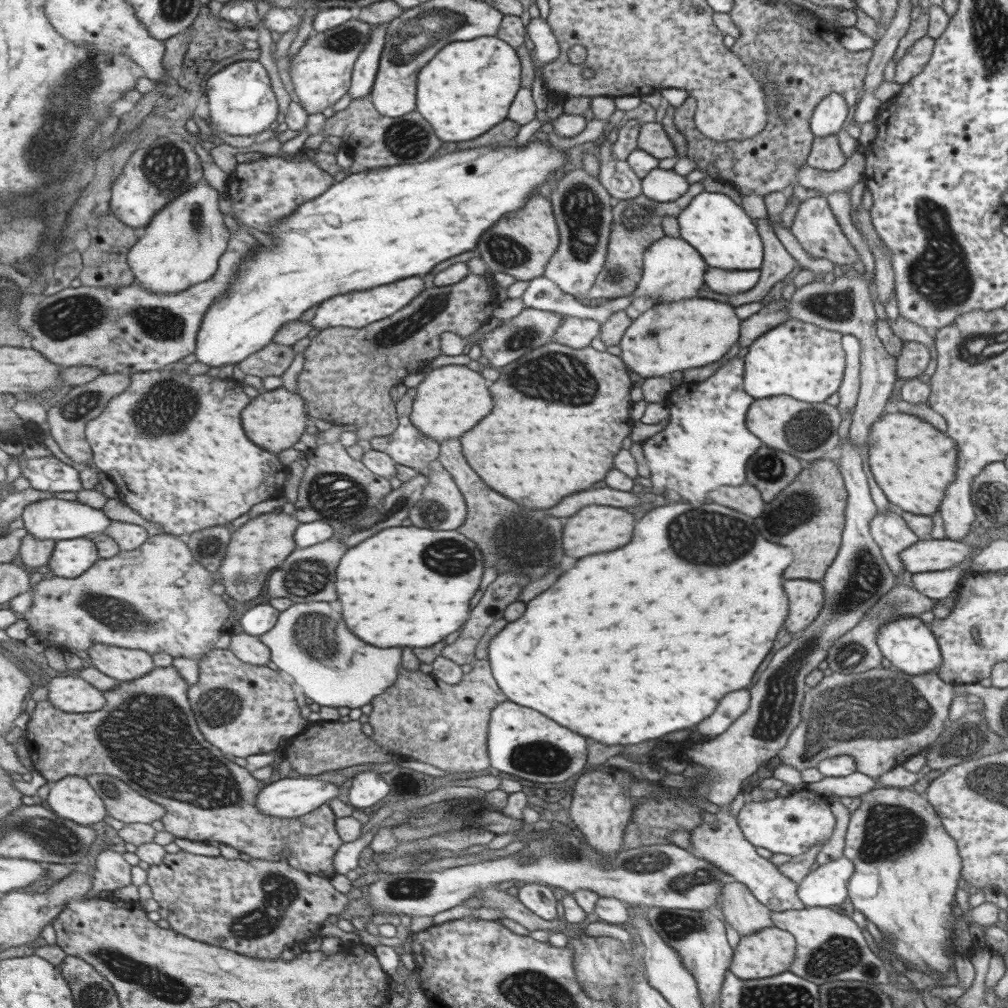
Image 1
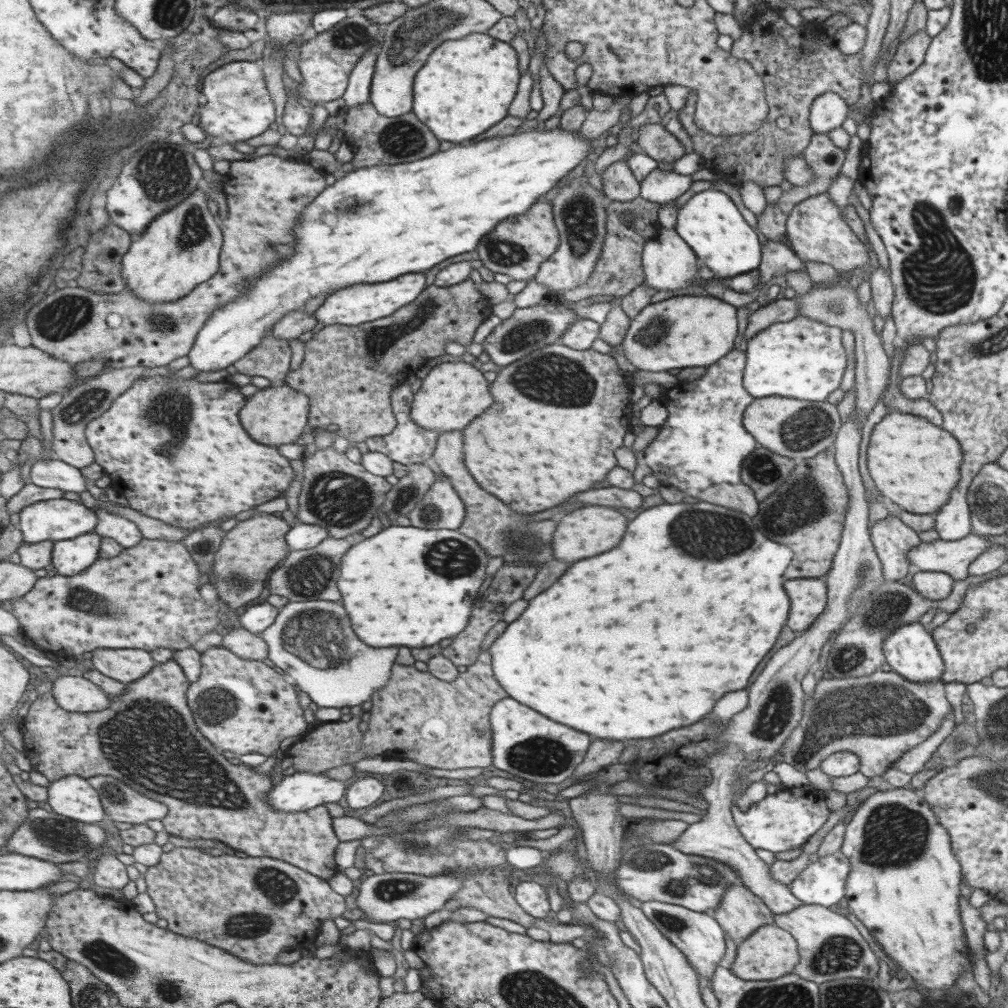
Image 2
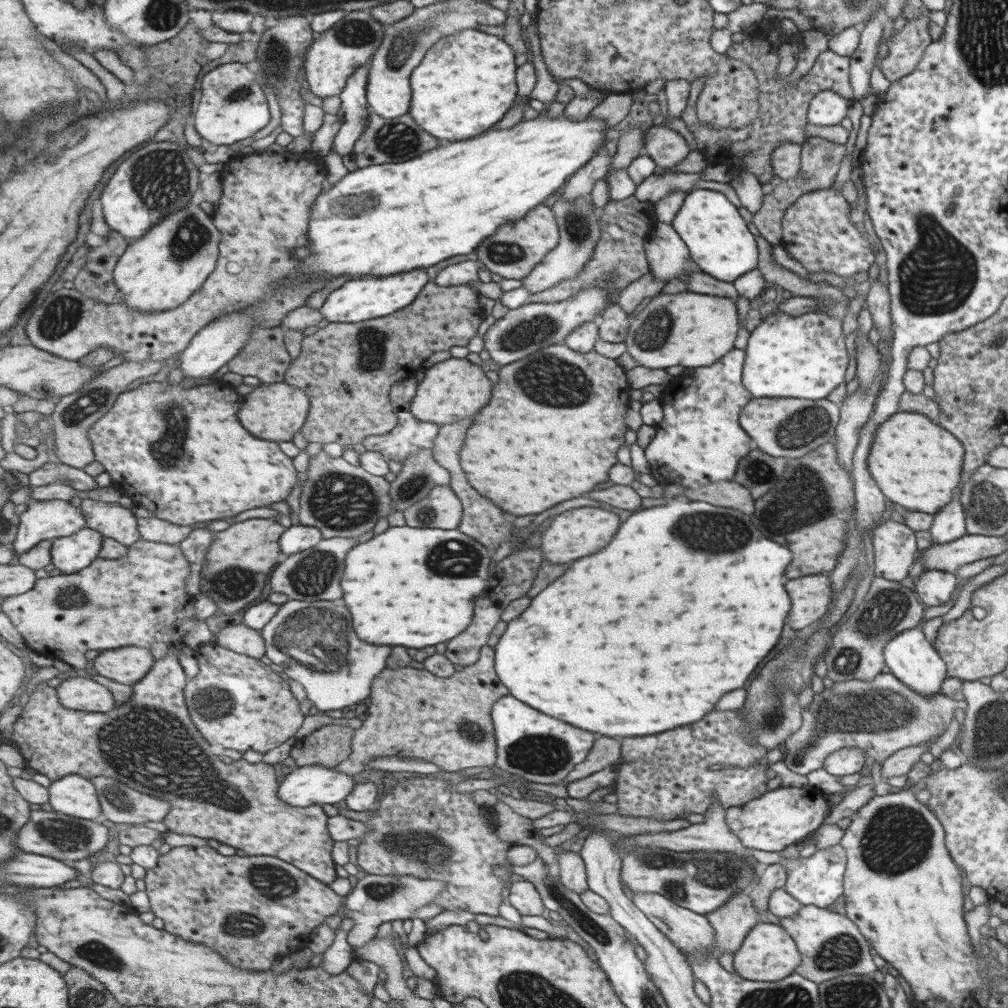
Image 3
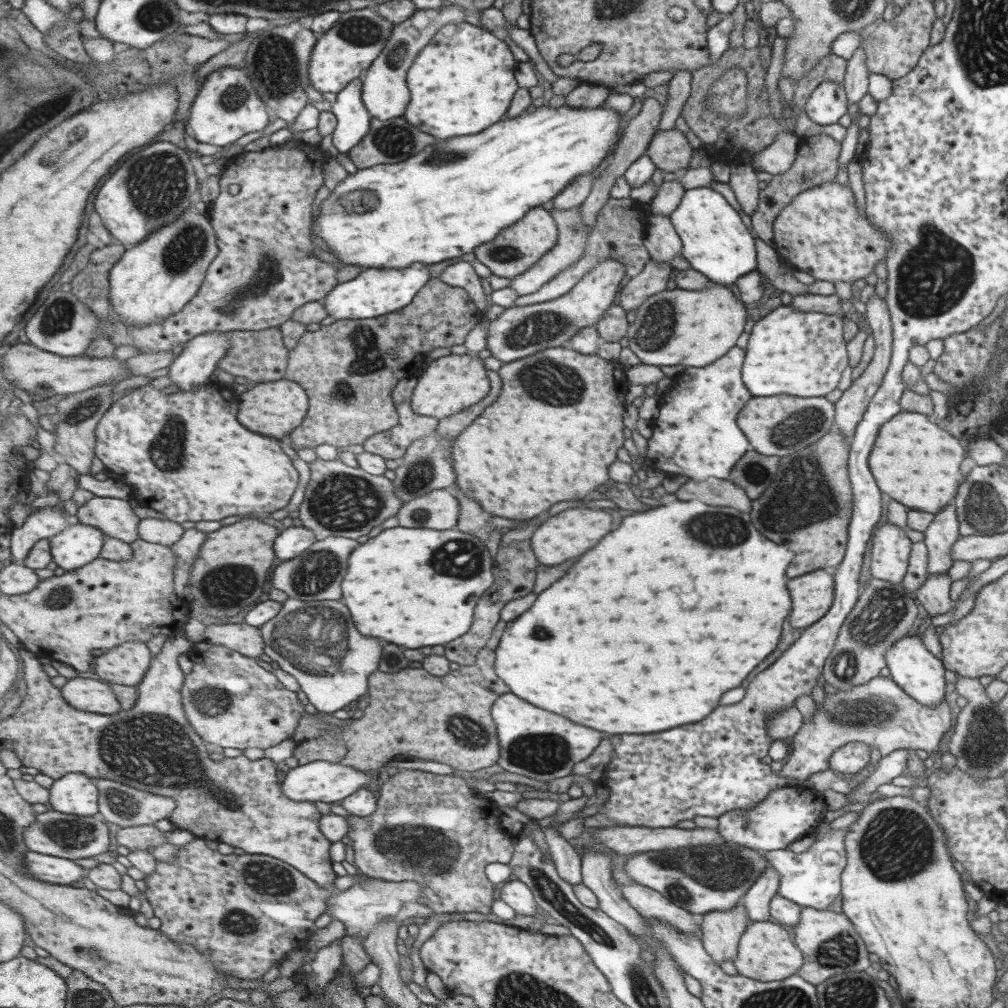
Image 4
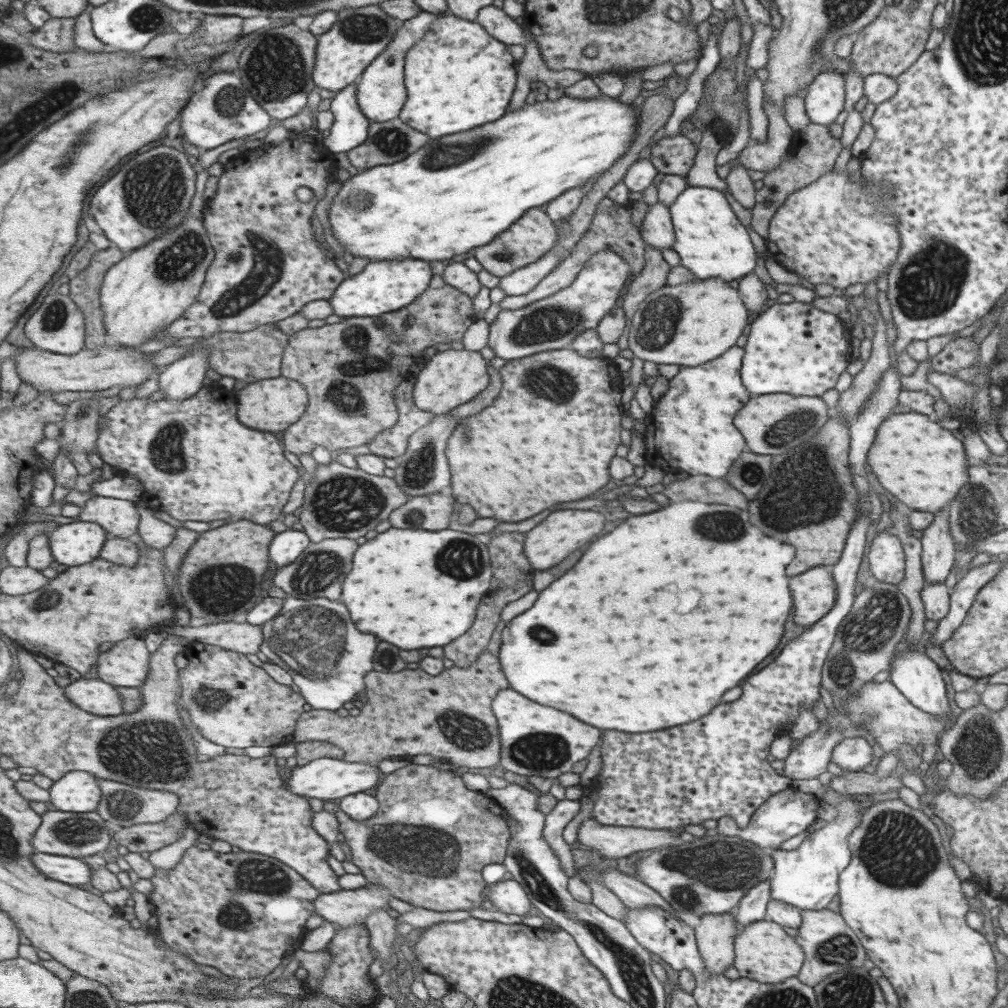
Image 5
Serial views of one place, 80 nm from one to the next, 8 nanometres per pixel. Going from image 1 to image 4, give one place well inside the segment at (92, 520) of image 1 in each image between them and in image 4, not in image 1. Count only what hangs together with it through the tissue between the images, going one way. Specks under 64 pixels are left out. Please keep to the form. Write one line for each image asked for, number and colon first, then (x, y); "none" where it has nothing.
2: (60, 519)
3: (44, 520)
4: (46, 522)

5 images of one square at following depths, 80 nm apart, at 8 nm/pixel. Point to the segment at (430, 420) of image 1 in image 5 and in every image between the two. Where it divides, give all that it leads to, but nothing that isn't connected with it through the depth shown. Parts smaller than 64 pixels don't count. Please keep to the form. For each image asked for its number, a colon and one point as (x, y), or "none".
2: (451, 394)
3: (451, 389)
4: (449, 384)
5: (449, 378)

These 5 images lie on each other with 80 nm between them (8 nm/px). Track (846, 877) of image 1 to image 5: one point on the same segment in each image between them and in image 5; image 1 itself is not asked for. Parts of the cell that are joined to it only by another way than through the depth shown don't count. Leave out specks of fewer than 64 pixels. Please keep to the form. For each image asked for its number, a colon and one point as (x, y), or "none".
2: (820, 883)
3: (816, 880)
4: (810, 879)
5: (806, 878)

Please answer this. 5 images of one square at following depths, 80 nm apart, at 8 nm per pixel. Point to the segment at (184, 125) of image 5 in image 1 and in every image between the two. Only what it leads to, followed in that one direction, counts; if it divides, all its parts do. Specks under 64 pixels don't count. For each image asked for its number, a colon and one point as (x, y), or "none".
1: (241, 101)
2: (237, 105)
3: (233, 106)
4: (227, 106)

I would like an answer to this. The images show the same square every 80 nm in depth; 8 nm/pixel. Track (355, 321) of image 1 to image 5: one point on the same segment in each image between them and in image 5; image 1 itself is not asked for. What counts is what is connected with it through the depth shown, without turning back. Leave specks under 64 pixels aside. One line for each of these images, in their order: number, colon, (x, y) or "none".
2: (362, 303)
3: (365, 298)
4: (373, 292)
5: (384, 286)

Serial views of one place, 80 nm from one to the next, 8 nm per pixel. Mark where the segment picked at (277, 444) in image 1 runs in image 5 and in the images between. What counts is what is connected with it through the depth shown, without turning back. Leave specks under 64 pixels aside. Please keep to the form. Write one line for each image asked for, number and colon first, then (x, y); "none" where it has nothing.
2: (275, 415)
3: (278, 411)
4: (277, 407)
5: (275, 404)

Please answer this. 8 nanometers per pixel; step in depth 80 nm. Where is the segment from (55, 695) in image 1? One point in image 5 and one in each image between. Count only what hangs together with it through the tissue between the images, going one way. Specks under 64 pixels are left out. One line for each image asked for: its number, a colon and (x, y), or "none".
2: (76, 694)
3: (83, 693)
4: (97, 696)
5: (98, 697)

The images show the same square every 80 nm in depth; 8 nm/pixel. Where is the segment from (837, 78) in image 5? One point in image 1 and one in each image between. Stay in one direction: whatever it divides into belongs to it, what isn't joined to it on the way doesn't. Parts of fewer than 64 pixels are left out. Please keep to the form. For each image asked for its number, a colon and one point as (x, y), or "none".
1: (827, 118)
2: (828, 111)
3: (827, 108)
4: (826, 104)

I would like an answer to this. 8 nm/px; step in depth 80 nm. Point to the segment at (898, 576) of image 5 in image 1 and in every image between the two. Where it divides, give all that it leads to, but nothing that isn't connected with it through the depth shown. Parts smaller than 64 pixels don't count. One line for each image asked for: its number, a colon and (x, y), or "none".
1: (890, 531)
2: (893, 540)
3: (893, 543)
4: (890, 547)

